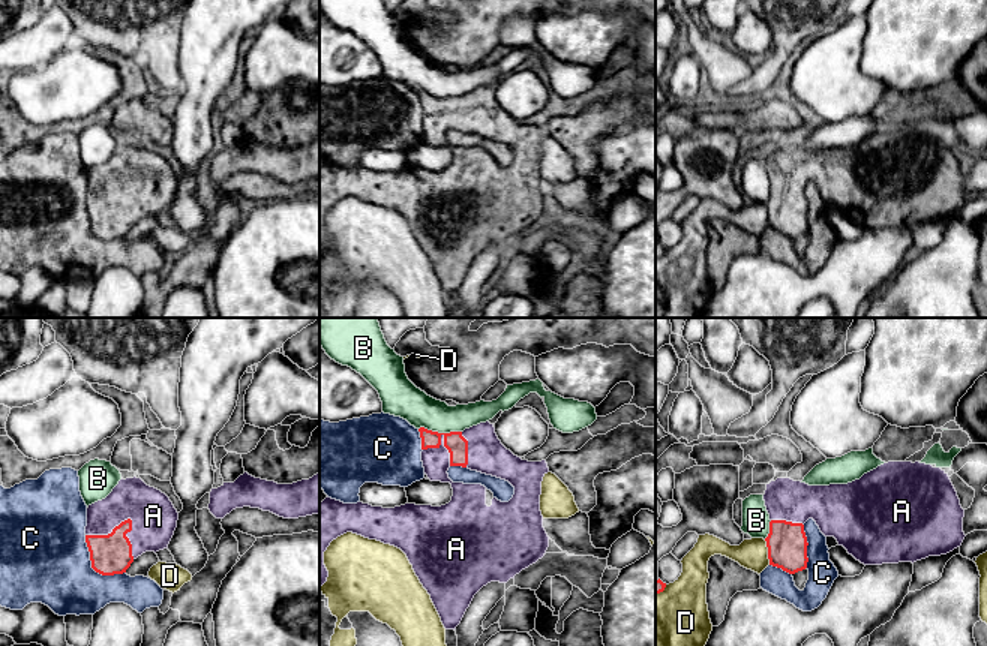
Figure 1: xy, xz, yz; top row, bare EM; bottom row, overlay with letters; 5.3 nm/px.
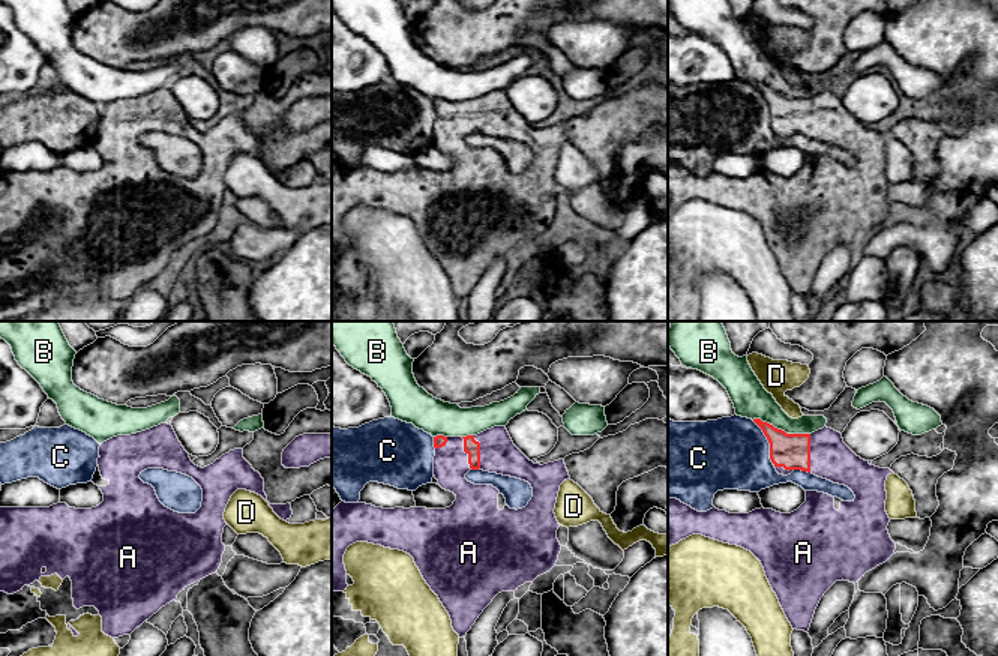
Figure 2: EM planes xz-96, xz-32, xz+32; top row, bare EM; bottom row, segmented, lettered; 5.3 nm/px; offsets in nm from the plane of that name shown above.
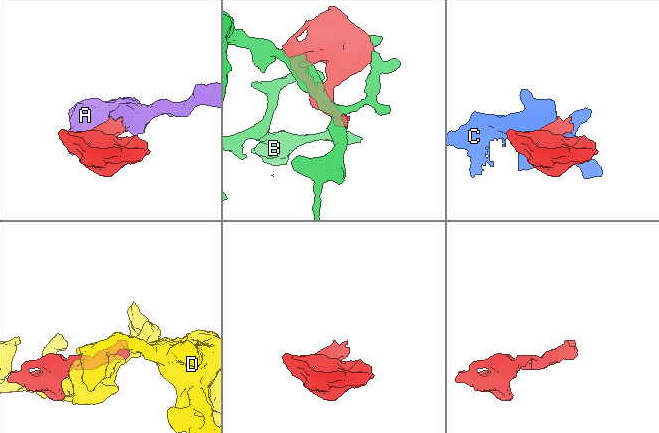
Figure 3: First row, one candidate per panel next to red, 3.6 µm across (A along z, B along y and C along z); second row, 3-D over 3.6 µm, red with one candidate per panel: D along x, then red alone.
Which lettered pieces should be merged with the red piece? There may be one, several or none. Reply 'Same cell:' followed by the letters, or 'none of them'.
Same cell: A

